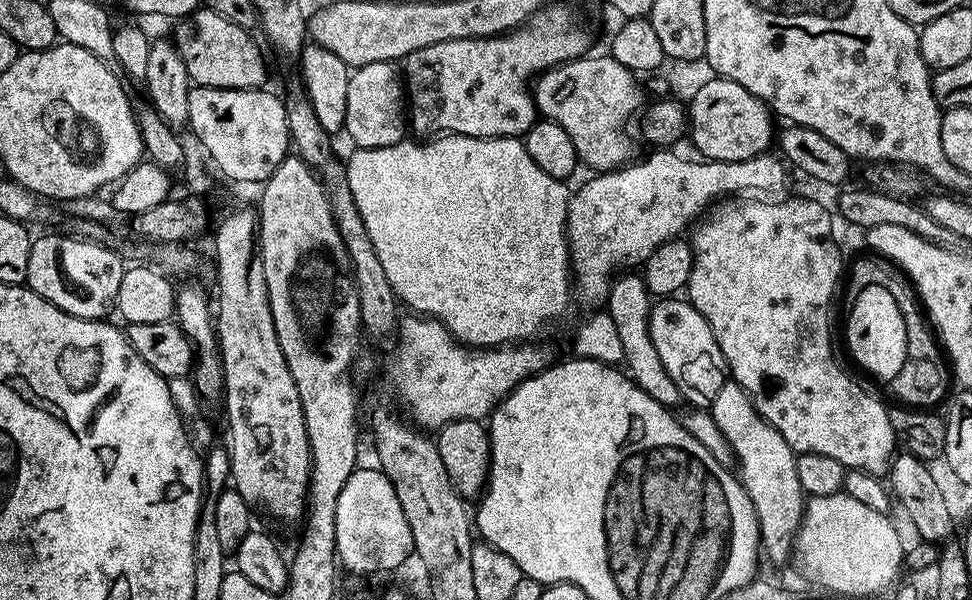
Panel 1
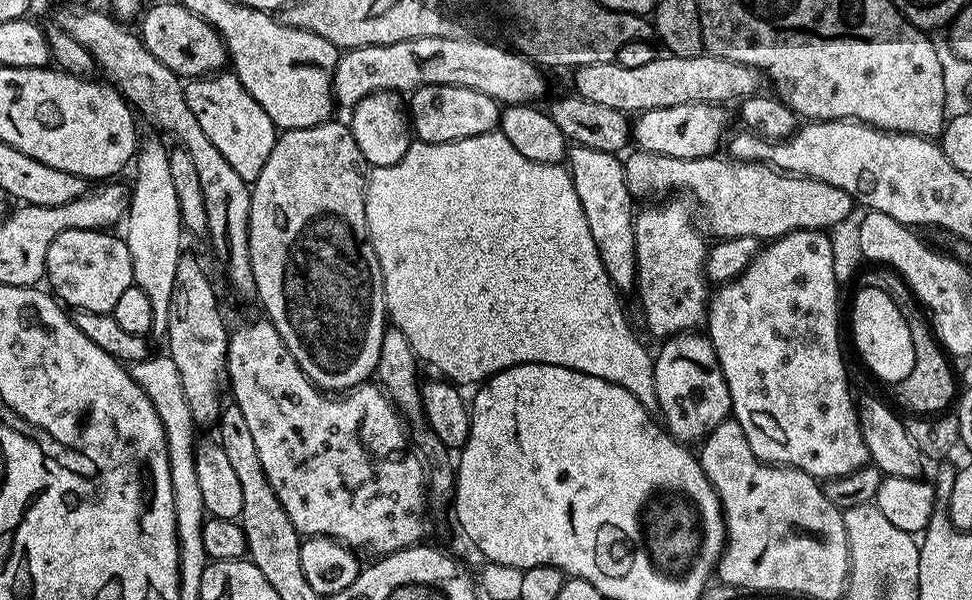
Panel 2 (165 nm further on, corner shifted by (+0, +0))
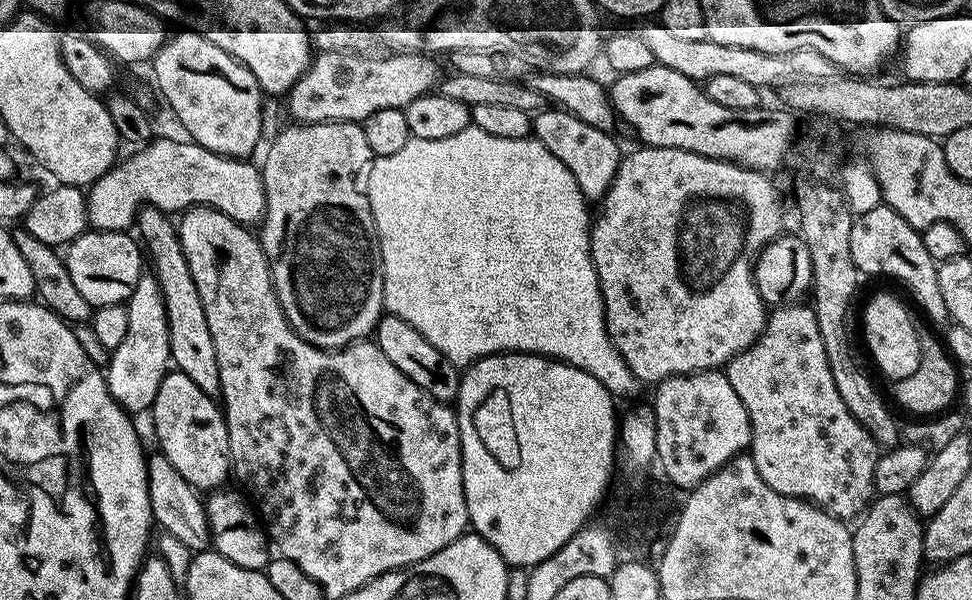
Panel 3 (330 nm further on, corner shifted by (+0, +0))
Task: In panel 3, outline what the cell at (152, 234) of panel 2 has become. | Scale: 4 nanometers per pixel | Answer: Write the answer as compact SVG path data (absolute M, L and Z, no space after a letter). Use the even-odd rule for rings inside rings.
M145 274L141 276L138 286L134 286L134 294L126 302L128 321L126 322L126 338L117 348L111 349L111 356L106 365L106 379L108 389L118 402L118 406L129 414L136 412L147 413L151 409L154 398L158 394L158 386L162 386L162 378L169 371L172 351L170 350L170 326L166 322L166 302L162 298L160 283L155 276Z

